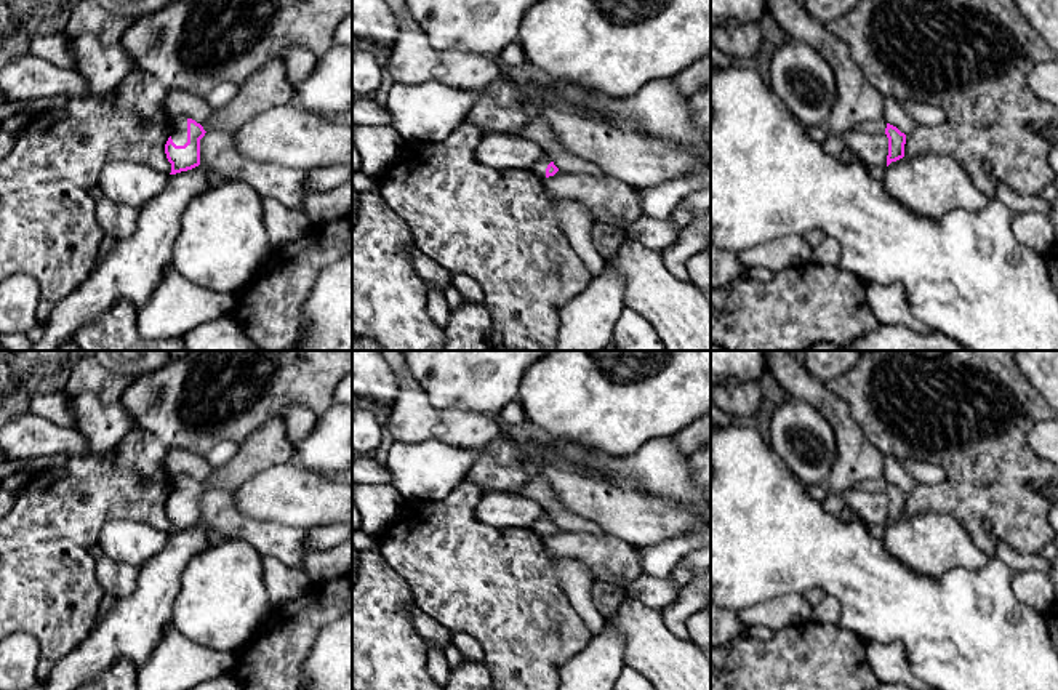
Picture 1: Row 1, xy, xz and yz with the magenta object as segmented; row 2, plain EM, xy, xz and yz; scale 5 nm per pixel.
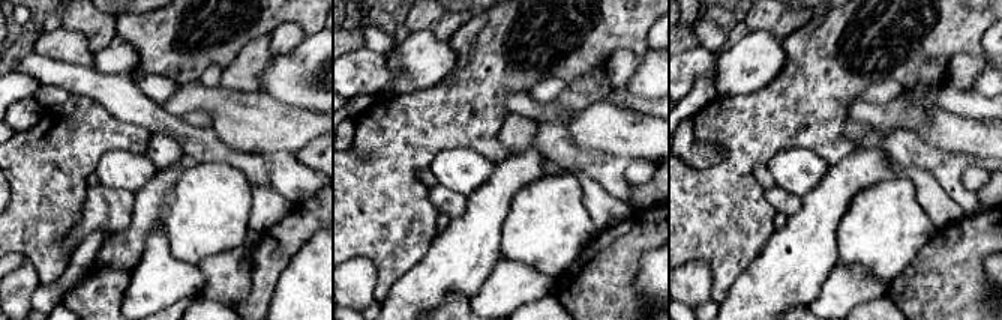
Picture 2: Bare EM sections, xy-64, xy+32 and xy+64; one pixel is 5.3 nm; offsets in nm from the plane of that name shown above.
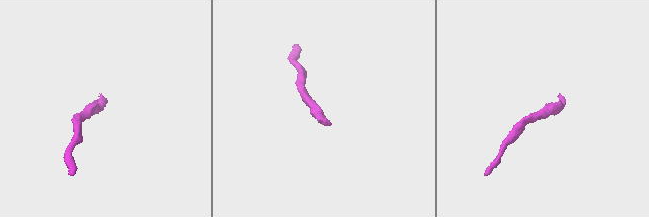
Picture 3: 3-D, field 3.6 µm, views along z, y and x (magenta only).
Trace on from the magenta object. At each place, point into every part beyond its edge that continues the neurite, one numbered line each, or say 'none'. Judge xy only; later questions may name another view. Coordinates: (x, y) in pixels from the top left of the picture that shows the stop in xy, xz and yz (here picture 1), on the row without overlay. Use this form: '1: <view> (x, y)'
1: xy (180, 493)

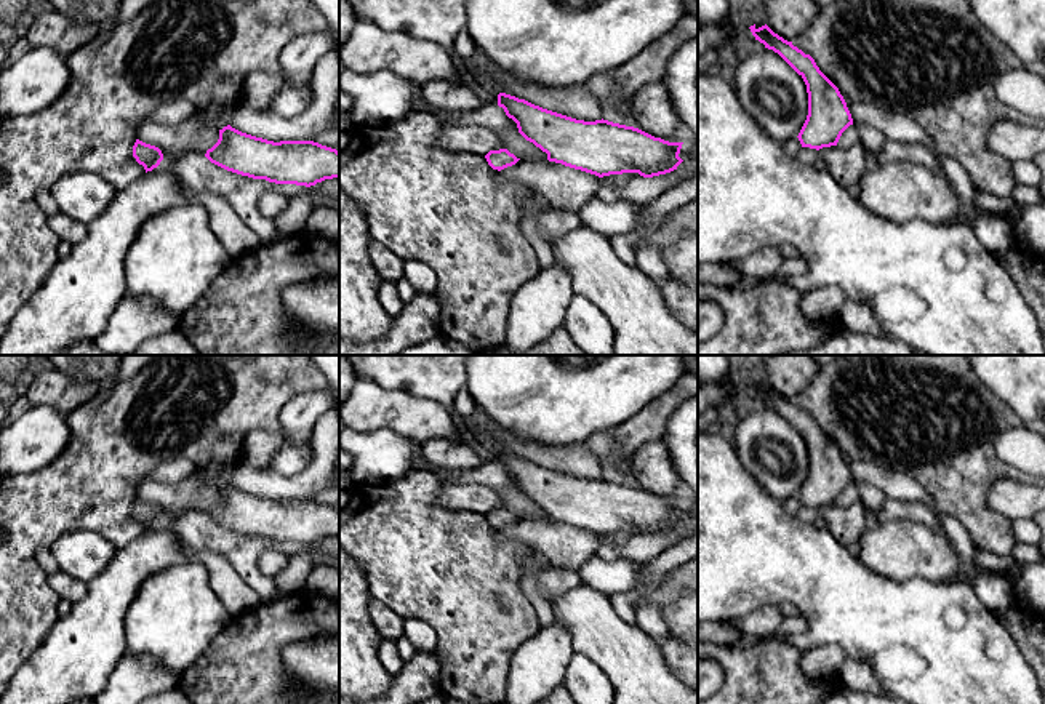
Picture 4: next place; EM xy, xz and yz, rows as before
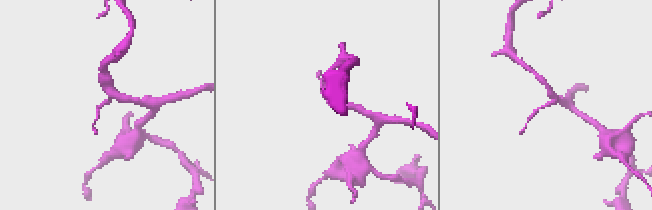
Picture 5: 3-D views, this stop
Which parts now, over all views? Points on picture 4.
none

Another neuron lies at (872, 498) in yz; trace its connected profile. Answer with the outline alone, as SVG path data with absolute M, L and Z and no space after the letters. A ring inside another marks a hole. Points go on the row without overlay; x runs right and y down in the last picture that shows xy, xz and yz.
M853 482L858 486L859 501L864 504L871 518L883 507L887 498L877 486L864 482Z

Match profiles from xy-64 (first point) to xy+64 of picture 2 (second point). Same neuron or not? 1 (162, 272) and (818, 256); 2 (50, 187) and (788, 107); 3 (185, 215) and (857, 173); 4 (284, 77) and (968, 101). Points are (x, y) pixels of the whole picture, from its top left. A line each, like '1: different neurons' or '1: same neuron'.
1: different neurons
2: same neuron
3: different neurons
4: different neurons

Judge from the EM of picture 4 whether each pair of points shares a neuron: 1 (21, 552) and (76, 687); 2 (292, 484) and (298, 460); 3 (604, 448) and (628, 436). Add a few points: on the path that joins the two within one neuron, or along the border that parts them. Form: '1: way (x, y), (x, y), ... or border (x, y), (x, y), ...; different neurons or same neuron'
1: border (60, 618), (28, 656); different neurons
2: border (314, 448), (314, 458), (295, 476), (268, 469); different neurons
3: border (618, 428), (621, 448), (632, 455); different neurons

